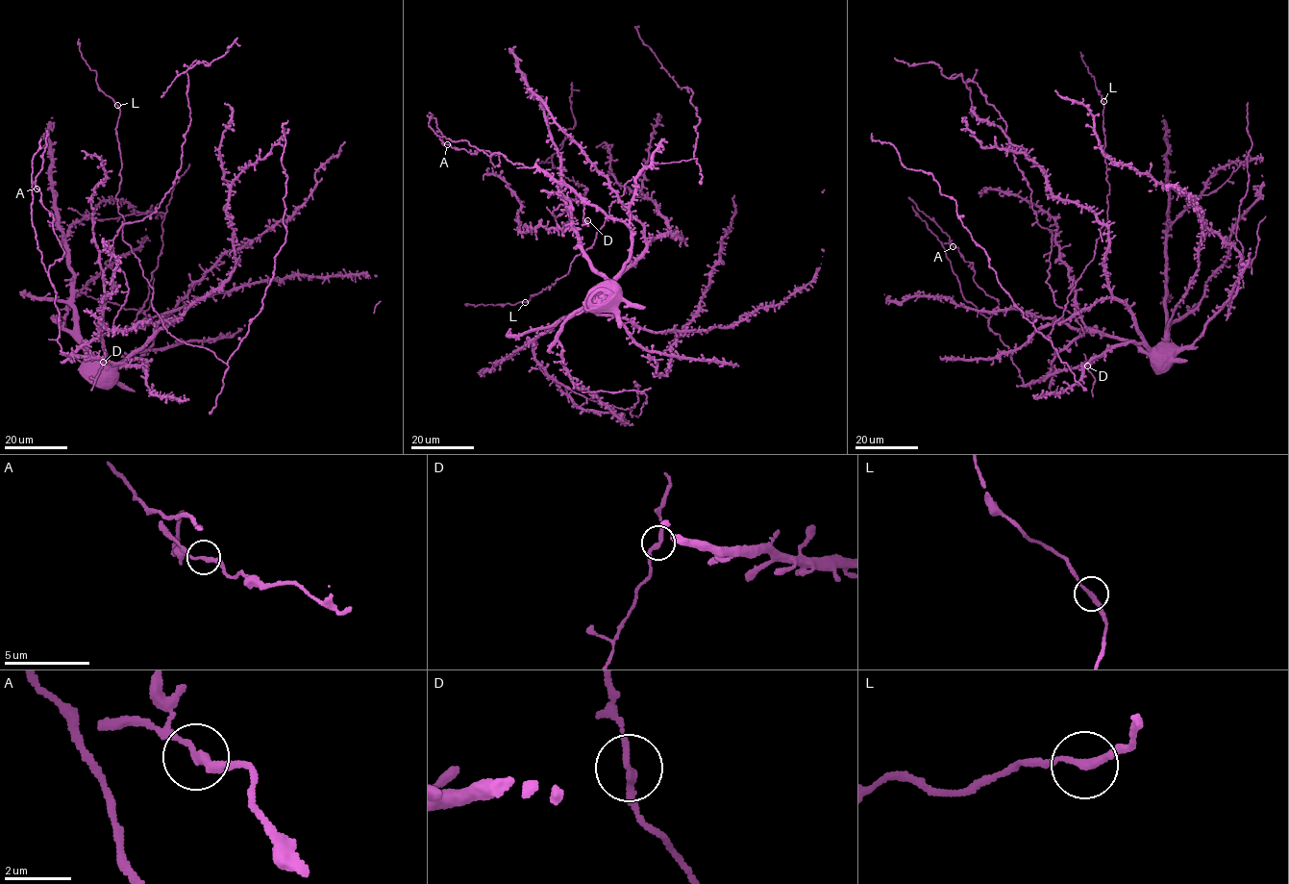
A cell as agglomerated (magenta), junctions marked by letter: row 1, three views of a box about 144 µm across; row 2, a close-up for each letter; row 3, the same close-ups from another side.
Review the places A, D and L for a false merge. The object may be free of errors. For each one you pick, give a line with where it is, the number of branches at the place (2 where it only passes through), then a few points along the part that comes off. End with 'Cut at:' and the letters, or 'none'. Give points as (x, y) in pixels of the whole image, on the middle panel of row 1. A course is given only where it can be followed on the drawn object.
Cut at: none

